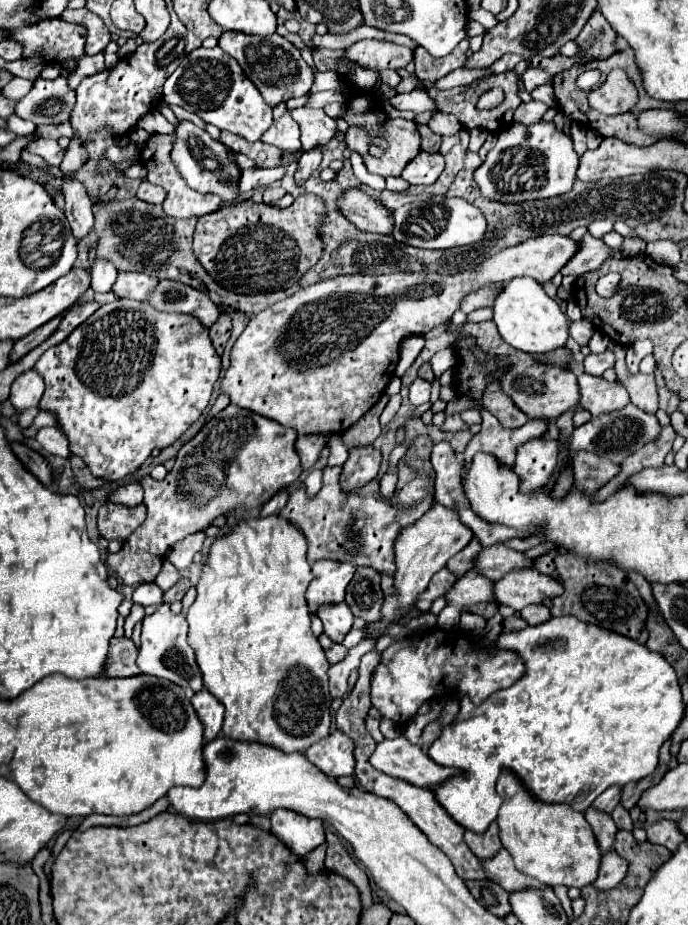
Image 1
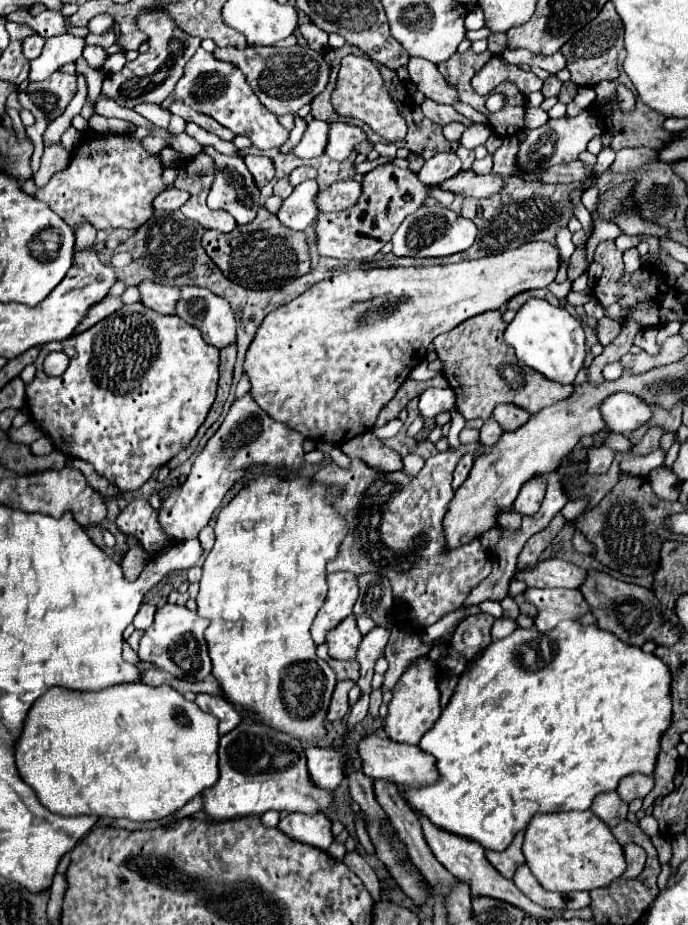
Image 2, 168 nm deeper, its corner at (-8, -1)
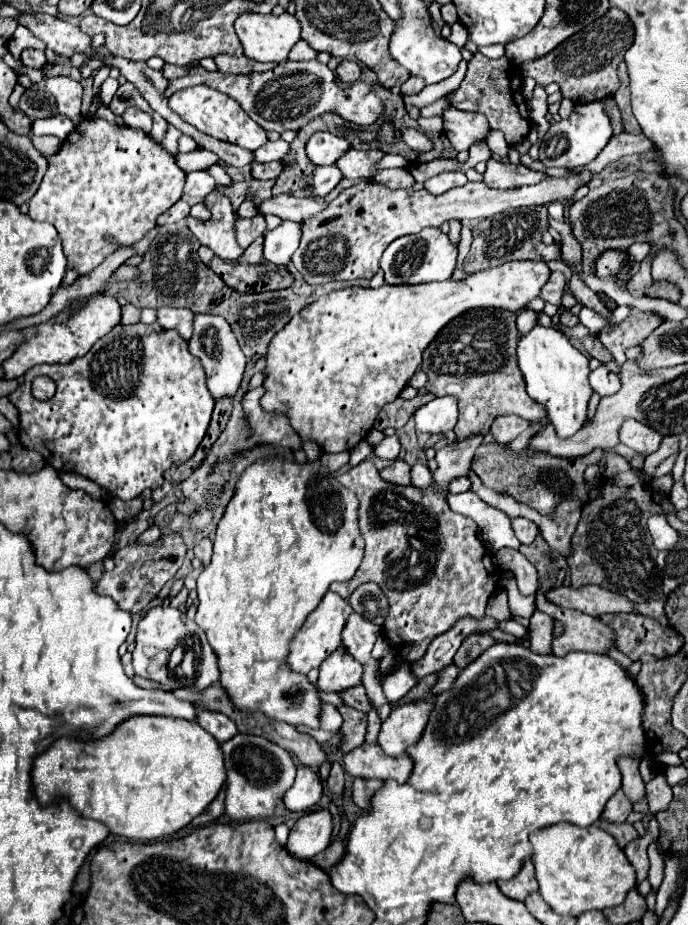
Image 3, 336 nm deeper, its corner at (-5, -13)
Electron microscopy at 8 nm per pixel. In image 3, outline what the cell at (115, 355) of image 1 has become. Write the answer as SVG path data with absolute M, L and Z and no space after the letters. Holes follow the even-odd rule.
M117 324L109 334L105 334L103 338L99 338L91 352L87 352L87 356L81 356L79 360L71 360L67 364L37 364L35 368L29 368L27 374L23 376L23 384L9 396L9 400L15 404L15 408L19 410L19 416L21 416L21 426L19 426L19 438L23 442L25 448L31 448L31 450L37 450L47 464L51 464L57 472L75 472L75 474L81 474L93 482L97 482L101 488L109 490L115 498L121 498L121 500L133 500L135 496L139 496L145 488L149 490L155 490L163 484L163 474L167 468L171 466L177 466L177 464L183 464L187 462L197 446L201 444L203 436L205 436L205 430L209 426L209 420L211 420L211 412L213 412L213 396L207 388L207 374L203 372L203 366L201 366L201 360L197 356L193 356L189 352L189 346L187 342L175 332L175 330L165 330L161 328L159 324L129 324L129 326L123 326L123 324ZM37 376L49 376L55 380L57 384L57 392L53 398L49 400L37 400L33 398L31 394L31 382L33 378Z

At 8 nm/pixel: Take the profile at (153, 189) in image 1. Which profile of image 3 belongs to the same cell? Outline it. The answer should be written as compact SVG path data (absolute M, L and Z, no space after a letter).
M179 200L179 202L175 202L175 206L173 206L171 210L167 210L165 214L161 214L161 216L157 218L157 224L159 224L159 226L175 224L175 222L183 220L183 218L189 214L189 208L191 208L191 206L189 206L185 200Z

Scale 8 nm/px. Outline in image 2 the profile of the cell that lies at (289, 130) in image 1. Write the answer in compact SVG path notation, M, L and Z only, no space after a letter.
M312 120L306 126L306 132L304 132L300 144L294 148L294 154L298 158L322 156L326 150L326 140L328 140L328 122Z

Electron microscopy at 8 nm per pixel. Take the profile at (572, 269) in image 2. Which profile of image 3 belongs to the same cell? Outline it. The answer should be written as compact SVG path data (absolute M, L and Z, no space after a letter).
M553 272L549 282L543 286L543 292L541 292L541 298L549 304L555 304L555 306L561 306L561 298L563 298L563 292L565 292L565 276L563 272Z

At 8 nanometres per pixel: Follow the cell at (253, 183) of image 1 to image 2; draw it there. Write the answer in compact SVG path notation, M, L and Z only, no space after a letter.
M300 166L300 168L292 170L292 174L290 174L290 184L292 184L292 186L298 186L298 184L302 184L304 180L316 180L316 178L318 178L318 170L316 170L316 168L312 168L312 166Z

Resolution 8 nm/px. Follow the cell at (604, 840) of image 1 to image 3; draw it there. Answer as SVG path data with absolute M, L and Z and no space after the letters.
M617 790L617 792L609 798L609 802L607 802L601 818L607 820L607 822L613 822L613 824L623 824L629 814L631 814L631 802L623 796L621 790Z

